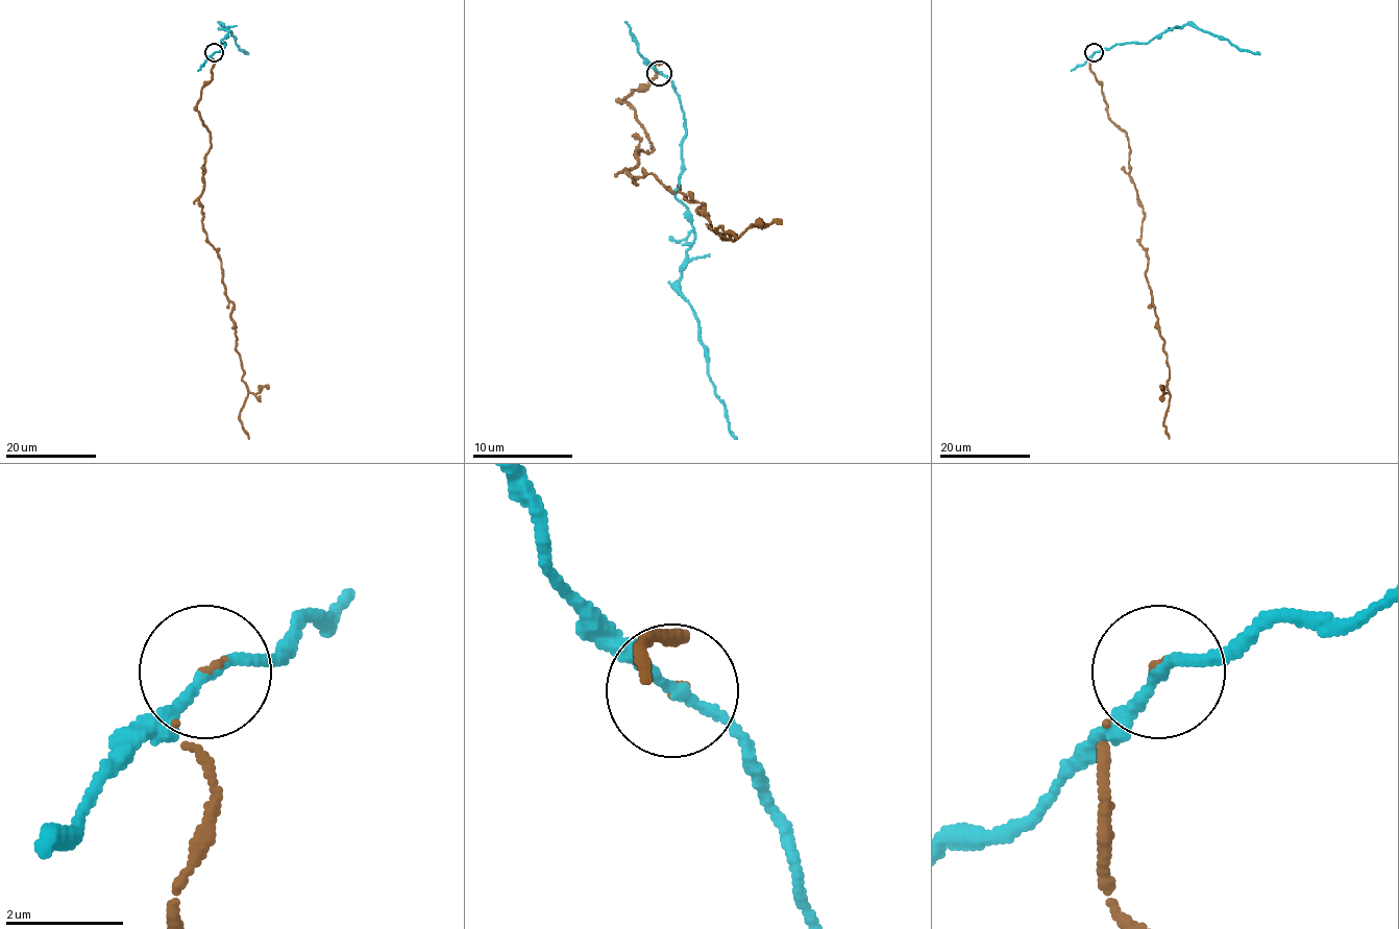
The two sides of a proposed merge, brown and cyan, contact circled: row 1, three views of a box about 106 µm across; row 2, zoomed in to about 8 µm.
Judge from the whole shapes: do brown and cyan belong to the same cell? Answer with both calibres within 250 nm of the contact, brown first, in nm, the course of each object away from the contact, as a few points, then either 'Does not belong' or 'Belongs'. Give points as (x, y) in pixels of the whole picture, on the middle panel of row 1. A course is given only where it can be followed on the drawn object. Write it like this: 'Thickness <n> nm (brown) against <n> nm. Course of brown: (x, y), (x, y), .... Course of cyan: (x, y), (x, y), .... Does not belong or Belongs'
Thickness 80 nm (brown) against 170 nm. Course of brown: (660, 72), (622, 102), (653, 144), (628, 174), (678, 187), (703, 202), (707, 227), (737, 239). Course of cyan: (660, 72), (685, 120), (675, 197), (695, 235), (680, 292), (737, 439). Does not belong

